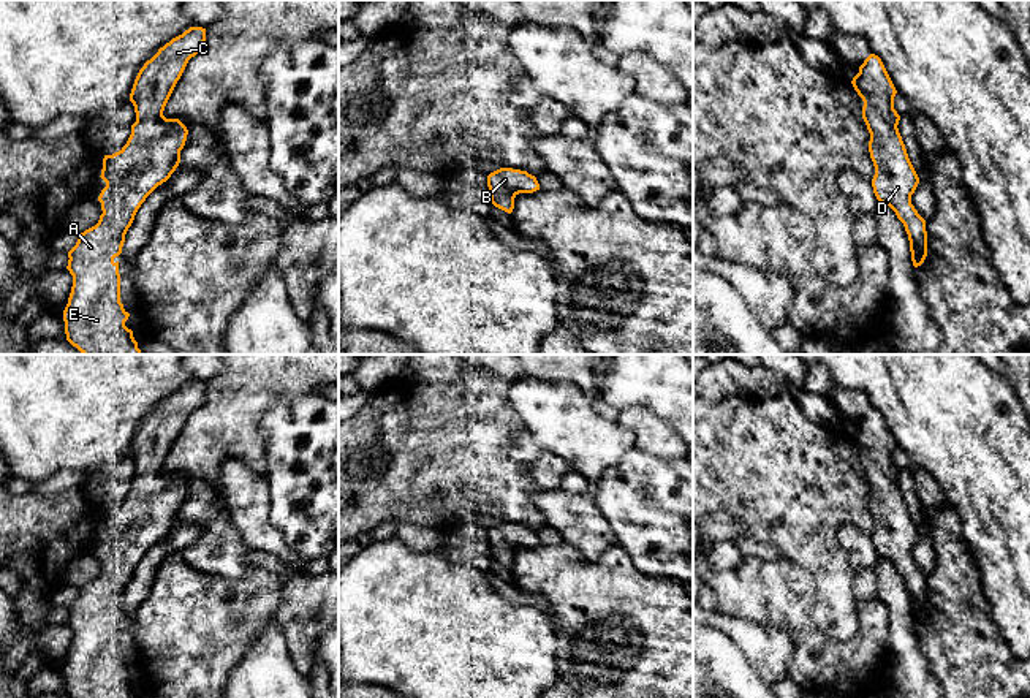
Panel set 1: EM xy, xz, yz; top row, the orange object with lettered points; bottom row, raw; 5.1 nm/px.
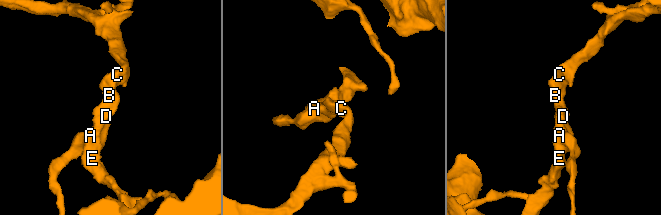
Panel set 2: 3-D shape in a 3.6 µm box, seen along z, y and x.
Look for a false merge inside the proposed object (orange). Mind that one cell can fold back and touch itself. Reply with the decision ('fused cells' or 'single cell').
single cell

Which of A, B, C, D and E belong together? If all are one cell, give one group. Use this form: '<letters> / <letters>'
A B C D E

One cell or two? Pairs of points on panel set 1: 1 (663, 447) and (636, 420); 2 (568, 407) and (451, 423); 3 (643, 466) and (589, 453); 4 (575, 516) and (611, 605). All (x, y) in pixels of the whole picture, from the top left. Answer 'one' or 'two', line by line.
1: one
2: two
3: two
4: two

